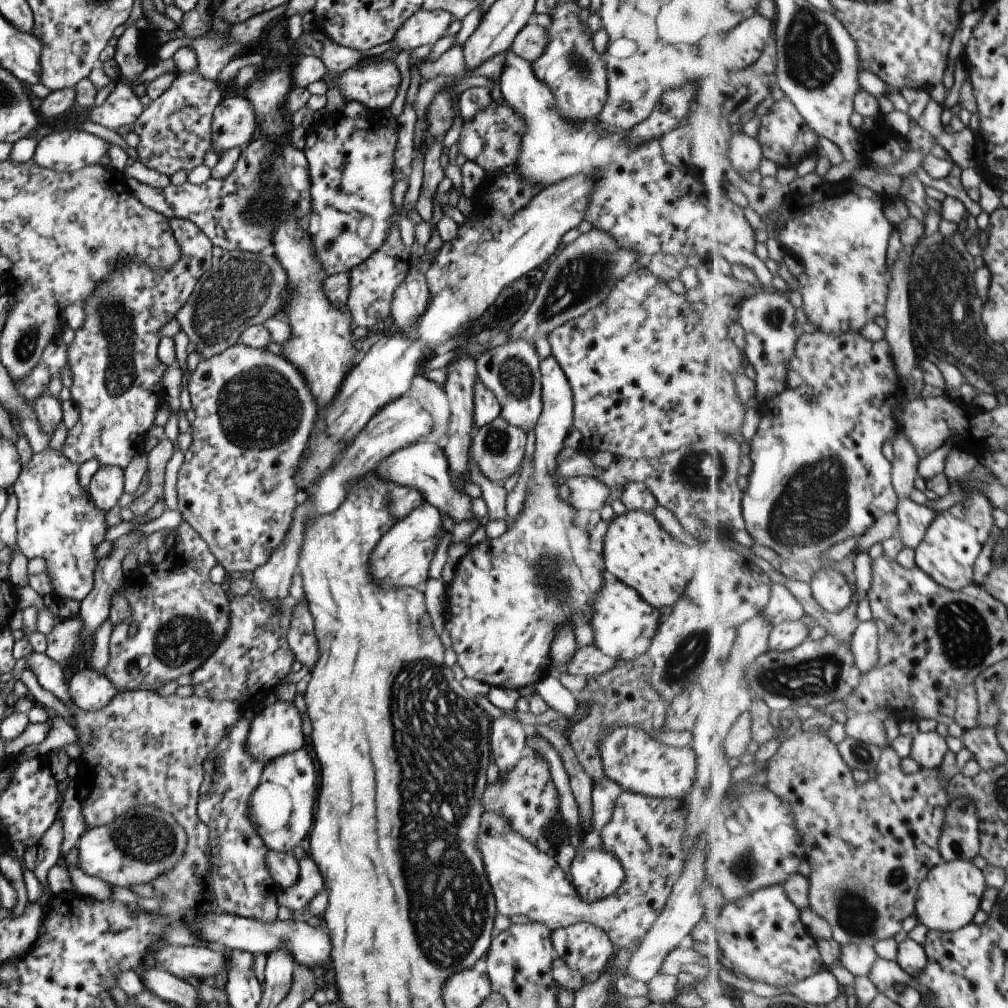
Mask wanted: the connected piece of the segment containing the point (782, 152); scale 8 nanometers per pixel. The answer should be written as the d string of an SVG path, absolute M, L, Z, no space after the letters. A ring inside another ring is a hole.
M789 97L774 102L761 121L756 139L767 160L773 161L779 167L791 166L796 169L805 157L810 154L816 155L815 148L819 148L821 136L807 124L807 120L801 116L801 112Z

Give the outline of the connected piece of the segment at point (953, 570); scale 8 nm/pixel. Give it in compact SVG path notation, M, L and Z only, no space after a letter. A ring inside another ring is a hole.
M973 490L962 504L957 503L949 512L938 513L929 526L922 546L916 550L919 568L941 584L954 591L974 583L974 568L989 536L996 530L995 506L987 503L985 494Z

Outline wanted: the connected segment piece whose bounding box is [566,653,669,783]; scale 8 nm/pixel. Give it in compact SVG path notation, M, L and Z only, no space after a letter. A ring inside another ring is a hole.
M646 653L641 654L635 660L615 661L615 666L609 672L603 674L587 675L585 687L581 691L572 692L575 696L576 704L587 706L587 714L571 724L571 730L568 732L566 739L569 746L573 749L577 762L589 776L591 782L599 782L604 776L601 768L601 760L597 752L597 744L601 744L601 736L609 732L615 726L633 726L641 728L643 732L657 730L663 727L663 720L669 708L669 703L661 700L657 692L649 686L649 667L650 658Z

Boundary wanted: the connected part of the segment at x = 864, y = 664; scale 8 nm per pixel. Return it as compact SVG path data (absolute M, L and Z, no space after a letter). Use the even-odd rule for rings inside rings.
M874 620L862 622L851 640L855 662L862 674L869 674L879 664L879 632Z

